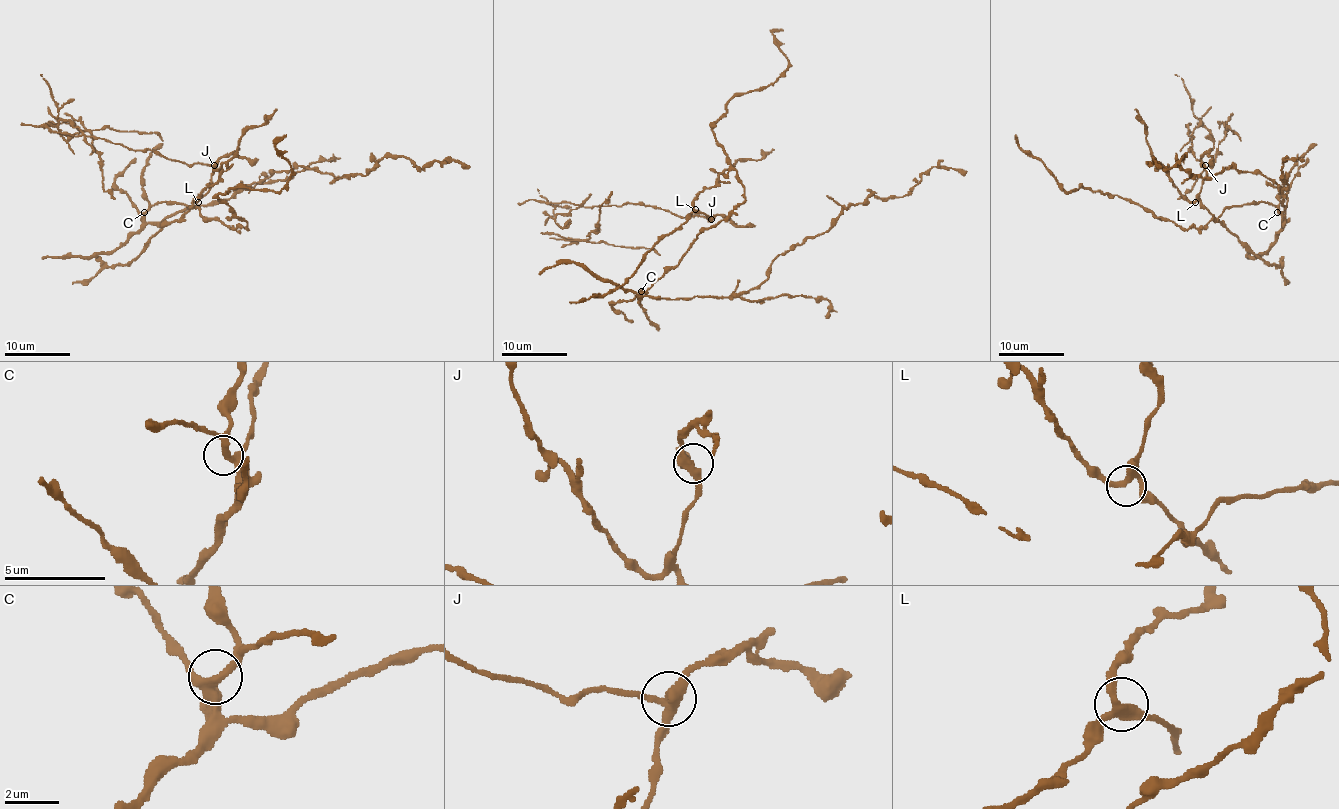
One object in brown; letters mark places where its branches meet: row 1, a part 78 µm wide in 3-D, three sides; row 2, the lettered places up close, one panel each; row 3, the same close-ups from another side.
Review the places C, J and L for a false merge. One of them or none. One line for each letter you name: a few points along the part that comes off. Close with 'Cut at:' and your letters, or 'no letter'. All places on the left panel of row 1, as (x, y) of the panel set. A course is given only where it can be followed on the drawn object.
J: Course of the part to remove: (214, 165), (129, 150), (60, 120), (59, 129), (73, 124), (91, 135), (103, 188), (114, 199)
Cut at: J

